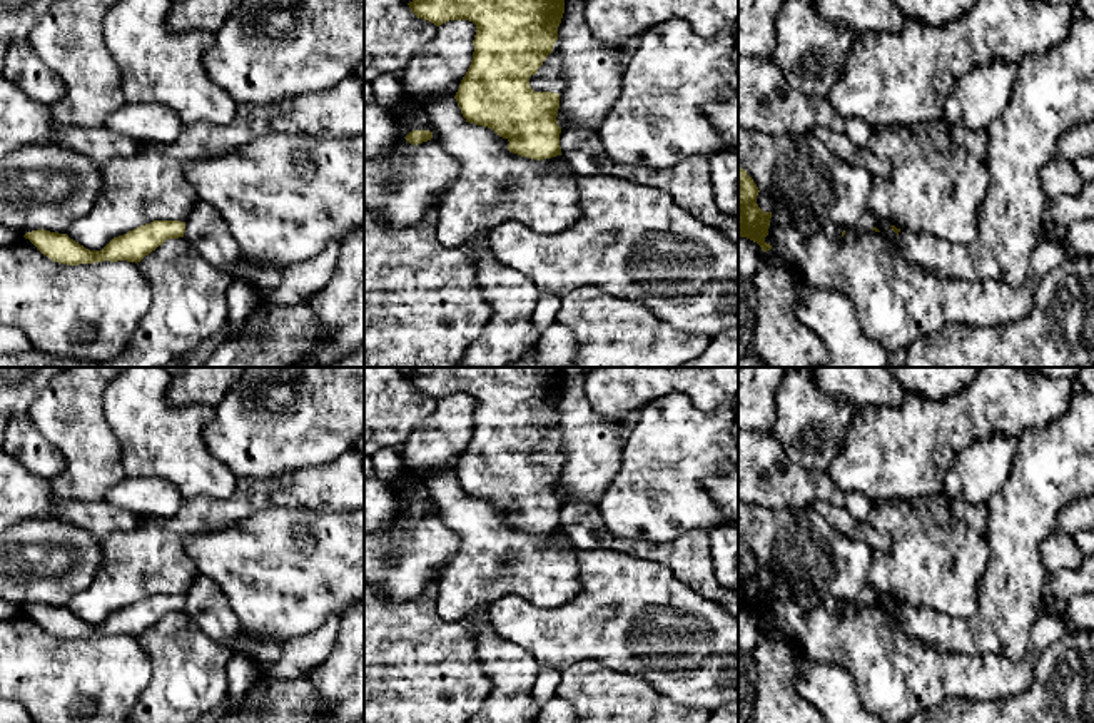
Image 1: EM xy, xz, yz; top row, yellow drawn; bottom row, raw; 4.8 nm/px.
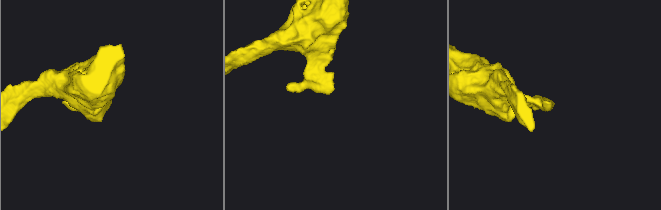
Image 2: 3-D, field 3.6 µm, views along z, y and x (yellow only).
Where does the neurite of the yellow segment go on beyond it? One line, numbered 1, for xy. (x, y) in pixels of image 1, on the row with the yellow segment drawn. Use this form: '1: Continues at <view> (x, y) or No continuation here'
1: No continuation here

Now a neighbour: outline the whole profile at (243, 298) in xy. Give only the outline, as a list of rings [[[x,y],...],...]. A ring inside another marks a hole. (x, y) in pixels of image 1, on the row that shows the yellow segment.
[[[232,279],[227,291],[227,322],[230,332],[239,331],[247,316],[264,301],[261,289],[244,279]]]

